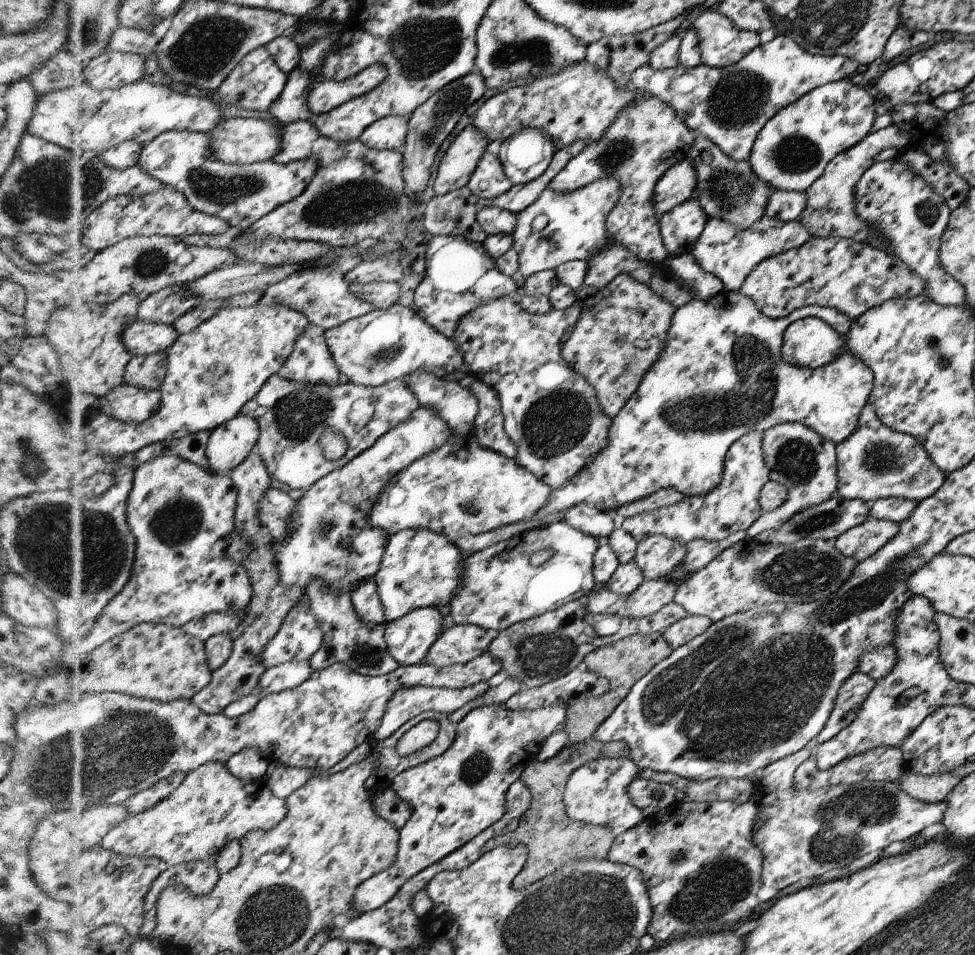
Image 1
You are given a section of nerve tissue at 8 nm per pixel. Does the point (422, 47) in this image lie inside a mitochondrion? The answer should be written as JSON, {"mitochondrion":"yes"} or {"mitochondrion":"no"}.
{"mitochondrion":"yes"}

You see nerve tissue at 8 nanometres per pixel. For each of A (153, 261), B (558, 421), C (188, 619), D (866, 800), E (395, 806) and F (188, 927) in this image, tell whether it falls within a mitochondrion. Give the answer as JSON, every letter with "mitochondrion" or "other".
{"A":"mitochondrion","B":"mitochondrion","C":"other","D":"mitochondrion","E":"other","F":"other"}

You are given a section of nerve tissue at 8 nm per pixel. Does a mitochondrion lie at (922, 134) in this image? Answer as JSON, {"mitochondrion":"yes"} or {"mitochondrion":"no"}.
{"mitochondrion":"no"}

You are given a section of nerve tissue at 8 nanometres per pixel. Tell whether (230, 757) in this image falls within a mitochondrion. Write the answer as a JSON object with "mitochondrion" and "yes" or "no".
{"mitochondrion":"no"}

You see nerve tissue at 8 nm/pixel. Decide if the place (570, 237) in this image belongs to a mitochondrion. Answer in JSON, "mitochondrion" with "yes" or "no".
{"mitochondrion":"no"}

